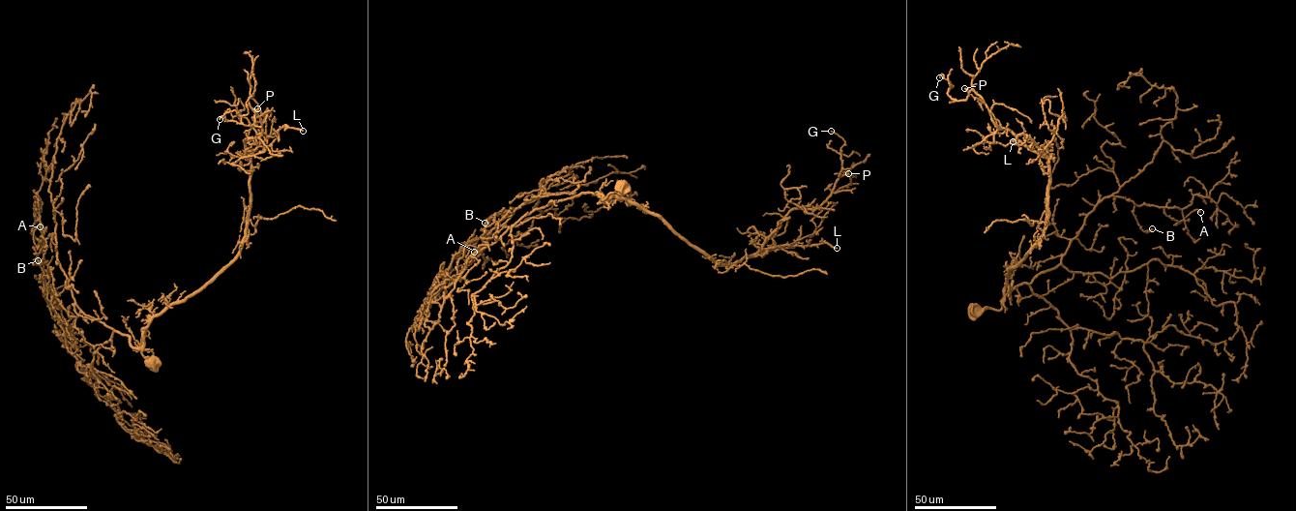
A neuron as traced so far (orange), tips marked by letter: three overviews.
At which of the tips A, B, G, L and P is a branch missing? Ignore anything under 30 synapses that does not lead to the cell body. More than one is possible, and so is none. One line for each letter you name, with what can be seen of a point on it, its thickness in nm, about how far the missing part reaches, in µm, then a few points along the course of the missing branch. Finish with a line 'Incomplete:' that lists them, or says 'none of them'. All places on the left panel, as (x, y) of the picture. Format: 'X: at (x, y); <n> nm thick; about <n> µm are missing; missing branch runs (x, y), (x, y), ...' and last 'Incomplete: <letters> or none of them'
L: at (303, 131); 320 nm thick; about 150 µm are missing; missing branch runs (303, 131), (312, 131), (320, 126), (317, 130), (360, 130)
Incomplete: L

